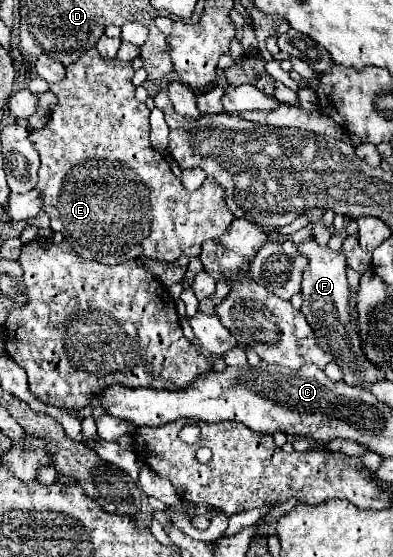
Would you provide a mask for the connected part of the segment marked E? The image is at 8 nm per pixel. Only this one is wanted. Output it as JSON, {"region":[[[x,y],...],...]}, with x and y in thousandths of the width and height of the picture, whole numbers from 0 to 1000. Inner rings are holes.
{"region":[[[229,86],[219,97],[209,97],[193,111],[183,111],[168,122],[168,136],[163,136],[158,147],[127,154],[127,162],[148,172],[148,187],[132,197],[127,215],[122,215],[122,223],[112,230],[71,237],[71,251],[87,259],[87,266],[102,273],[102,284],[107,284],[92,338],[107,345],[112,381],[132,395],[127,409],[137,417],[158,417],[163,431],[178,438],[178,445],[188,445],[188,452],[198,460],[209,460],[214,467],[249,467],[260,474],[310,474],[310,470],[336,467],[336,463],[392,463],[392,467],[438,474],[458,460],[504,460],[509,445],[514,445],[514,438],[524,431],[560,427],[580,413],[585,399],[595,395],[595,384],[580,377],[580,366],[570,359],[570,338],[539,316],[529,316],[519,323],[519,330],[499,345],[478,345],[458,330],[458,320],[438,312],[438,305],[433,305],[427,291],[417,287],[417,280],[387,266],[387,259],[377,251],[377,230],[382,230],[377,205],[382,205],[382,197],[372,194],[372,187],[361,187],[361,183],[351,183],[341,176],[341,154],[336,154],[336,144],[331,144],[336,136],[341,136],[341,126],[336,126],[331,115],[305,115],[300,108],[265,108],[265,104],[254,104],[244,86]]]}

